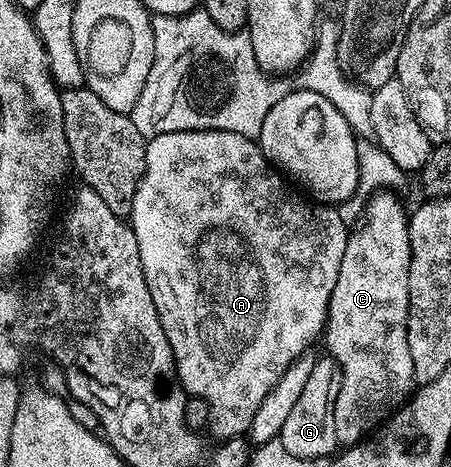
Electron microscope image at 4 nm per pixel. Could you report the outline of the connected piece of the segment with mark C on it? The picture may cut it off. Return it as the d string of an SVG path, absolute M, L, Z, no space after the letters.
M379 191L366 202L366 212L358 230L346 238L340 275L332 287L332 299L326 312L325 352L340 363L342 384L334 400L336 439L339 446L358 444L394 416L415 392L412 351L408 351L408 267L410 266L410 219L408 209L398 202L394 191Z

